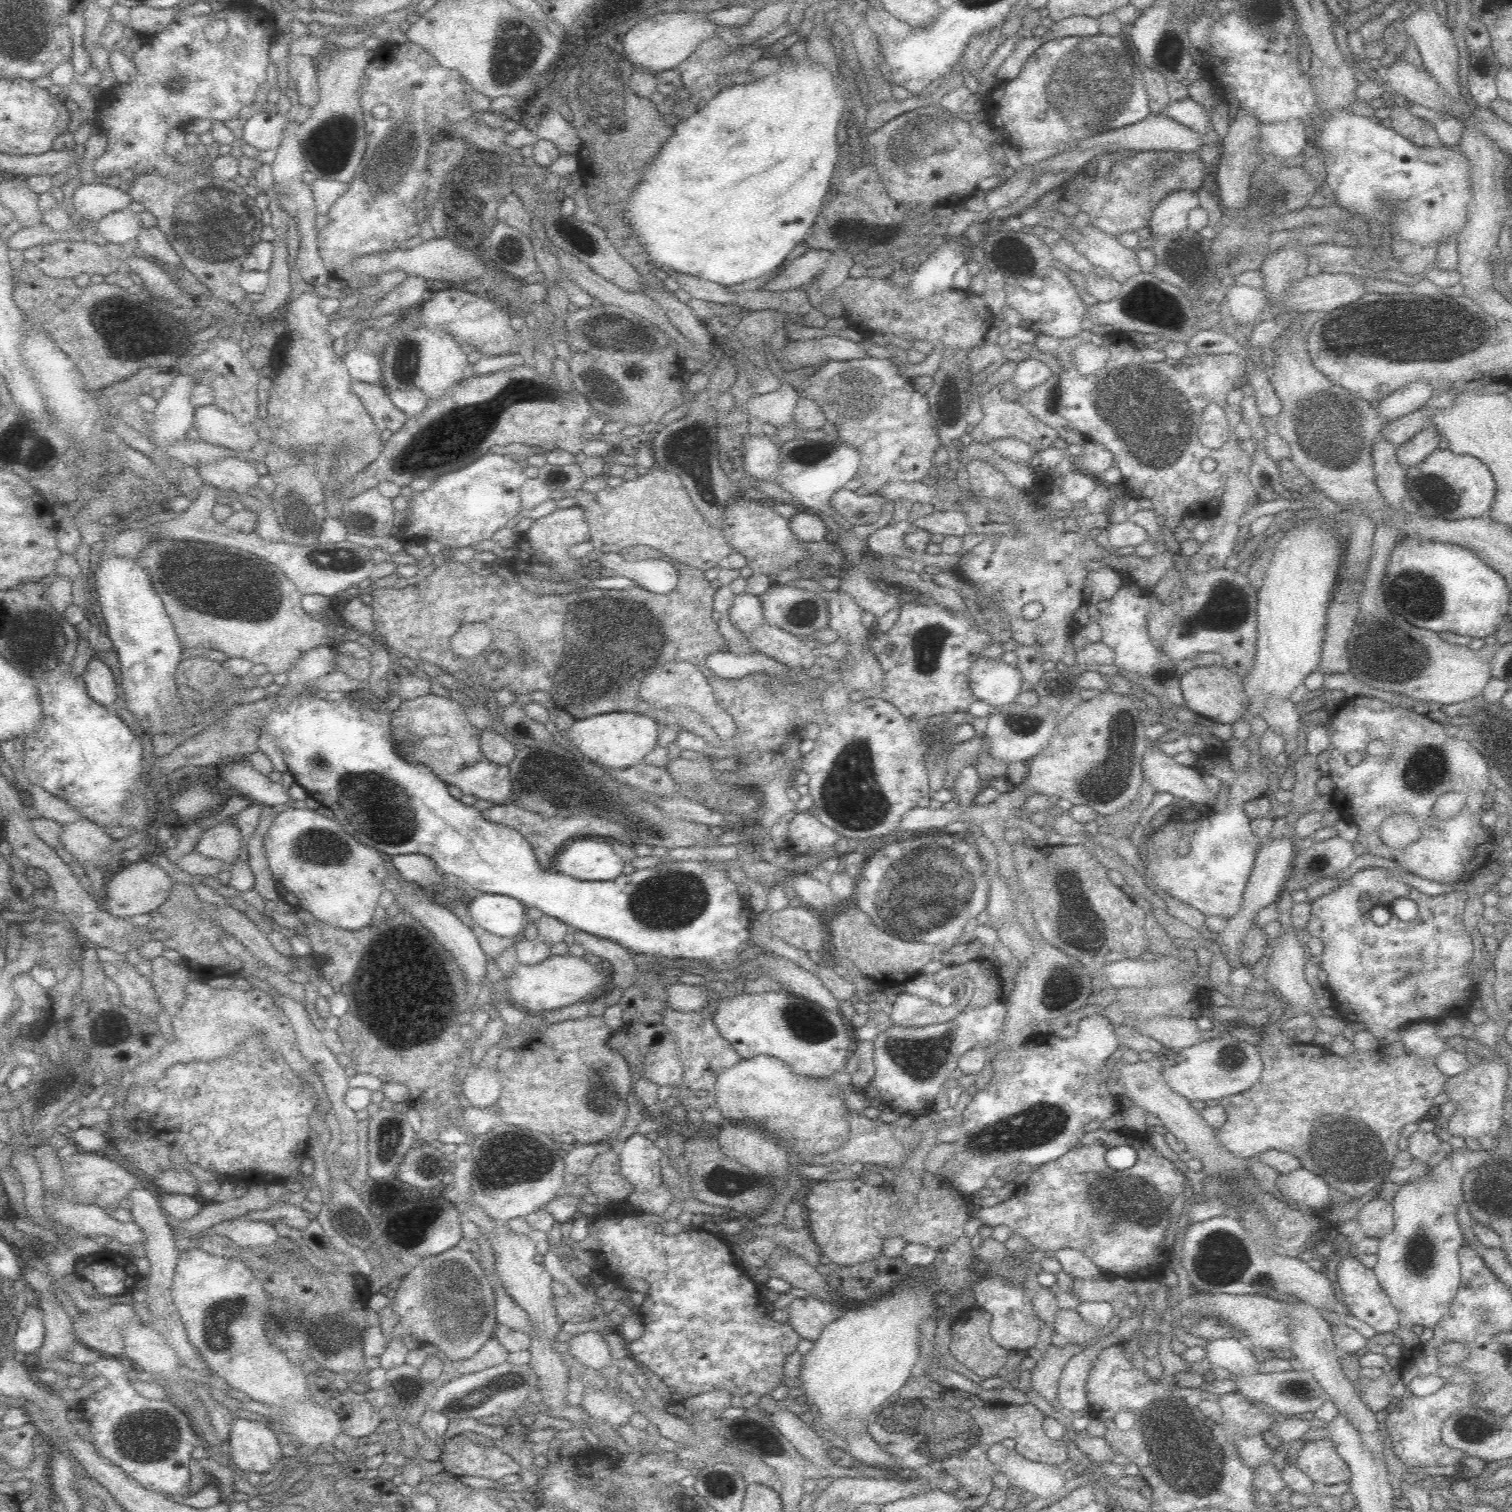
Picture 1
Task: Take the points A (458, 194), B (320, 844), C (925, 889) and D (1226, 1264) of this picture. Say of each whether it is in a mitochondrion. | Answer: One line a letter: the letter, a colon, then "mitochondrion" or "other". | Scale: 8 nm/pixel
A: other
B: mitochondrion
C: mitochondrion
D: mitochondrion

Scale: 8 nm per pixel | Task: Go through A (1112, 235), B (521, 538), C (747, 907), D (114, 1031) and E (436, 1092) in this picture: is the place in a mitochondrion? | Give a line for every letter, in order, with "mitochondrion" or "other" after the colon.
A: other
B: other
C: other
D: other
E: other

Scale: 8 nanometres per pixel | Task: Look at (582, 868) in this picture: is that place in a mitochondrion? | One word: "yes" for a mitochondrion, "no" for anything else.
no

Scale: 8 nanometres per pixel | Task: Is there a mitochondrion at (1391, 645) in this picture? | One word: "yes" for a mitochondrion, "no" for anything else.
yes

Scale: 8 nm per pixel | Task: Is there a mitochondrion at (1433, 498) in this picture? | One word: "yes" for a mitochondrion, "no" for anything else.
no

